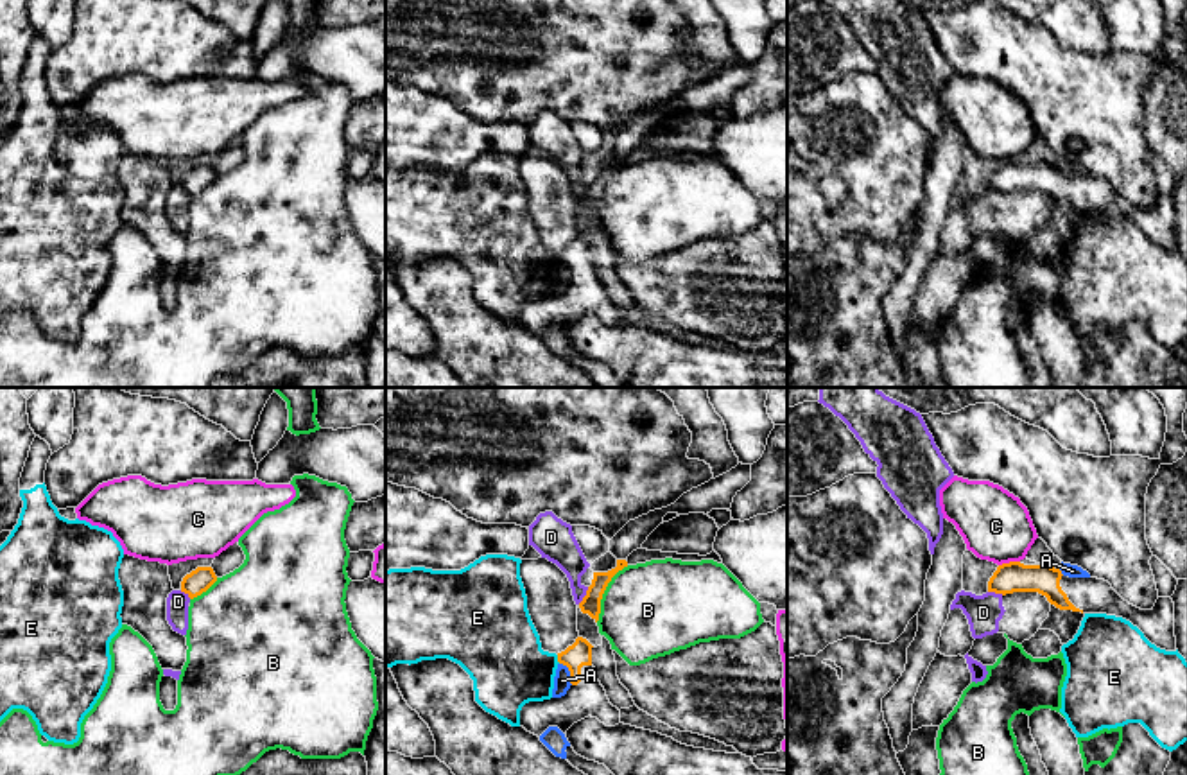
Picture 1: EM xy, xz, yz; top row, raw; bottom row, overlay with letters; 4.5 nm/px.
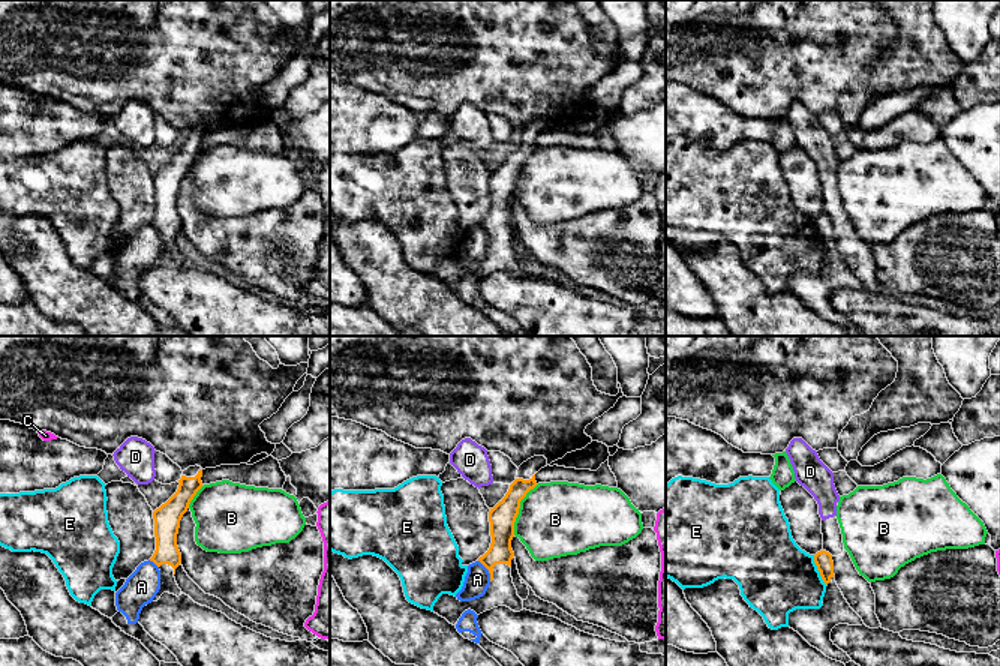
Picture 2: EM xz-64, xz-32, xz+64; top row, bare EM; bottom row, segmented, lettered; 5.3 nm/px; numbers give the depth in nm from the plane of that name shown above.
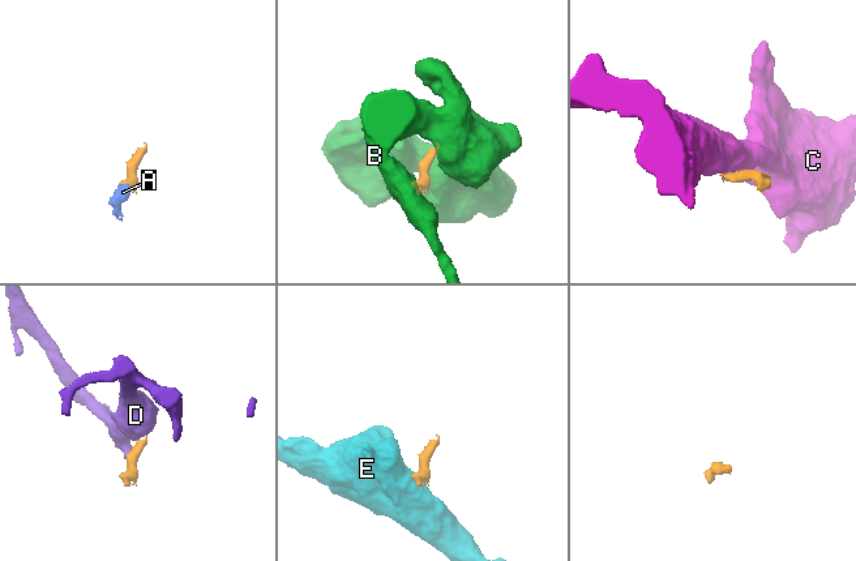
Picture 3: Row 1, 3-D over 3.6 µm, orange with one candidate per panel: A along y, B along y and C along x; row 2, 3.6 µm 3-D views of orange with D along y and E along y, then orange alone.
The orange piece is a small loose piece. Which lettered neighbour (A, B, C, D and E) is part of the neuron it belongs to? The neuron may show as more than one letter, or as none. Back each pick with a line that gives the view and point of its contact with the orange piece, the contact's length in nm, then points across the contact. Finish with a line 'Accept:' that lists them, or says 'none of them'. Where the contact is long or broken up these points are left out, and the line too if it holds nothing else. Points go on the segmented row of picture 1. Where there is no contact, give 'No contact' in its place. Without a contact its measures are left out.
Accept: none of them

